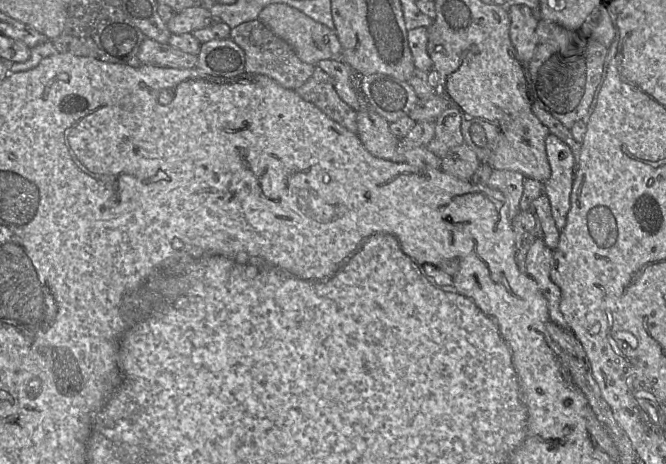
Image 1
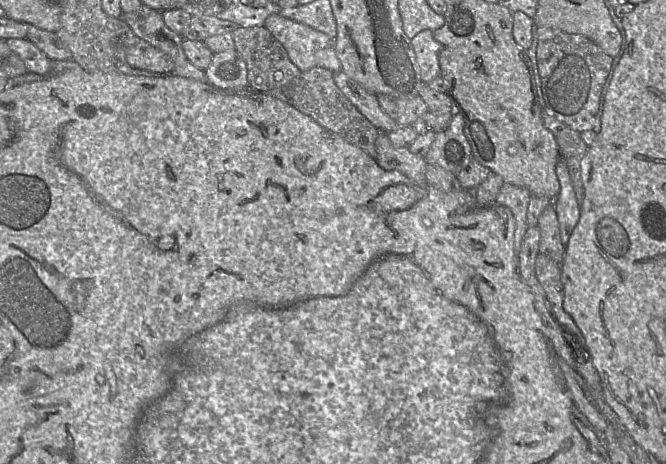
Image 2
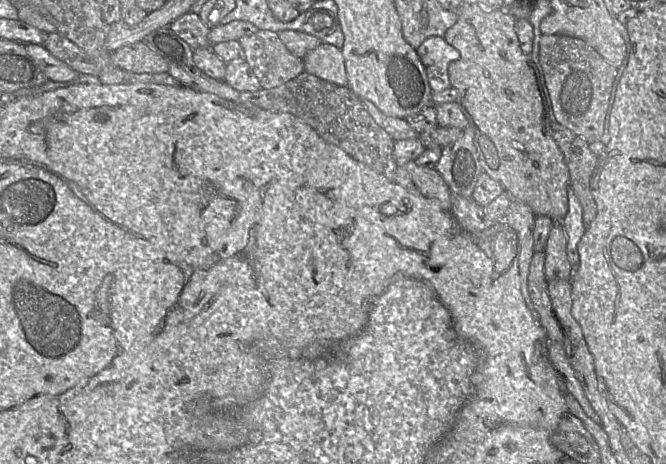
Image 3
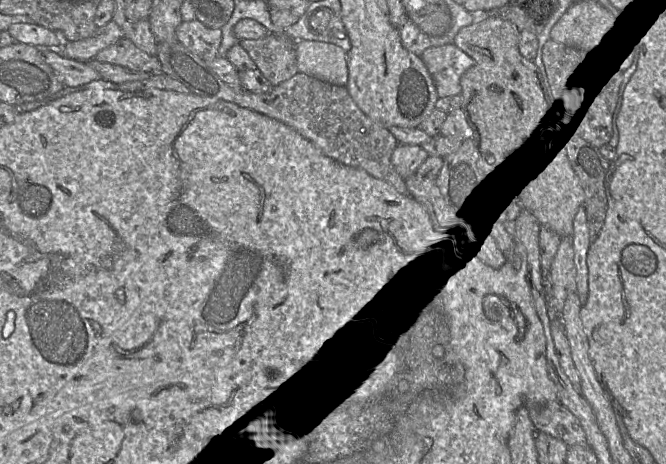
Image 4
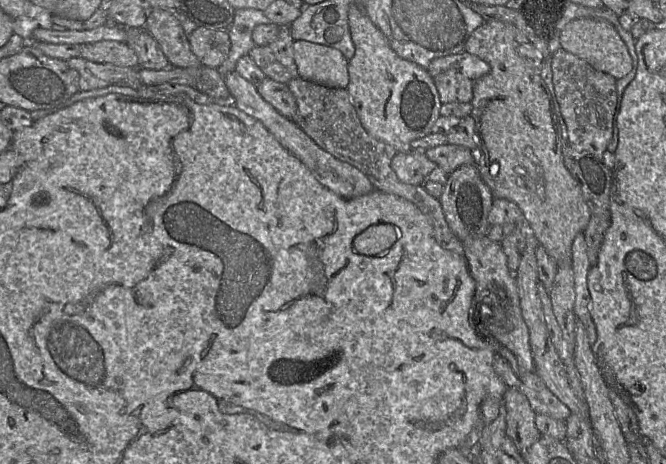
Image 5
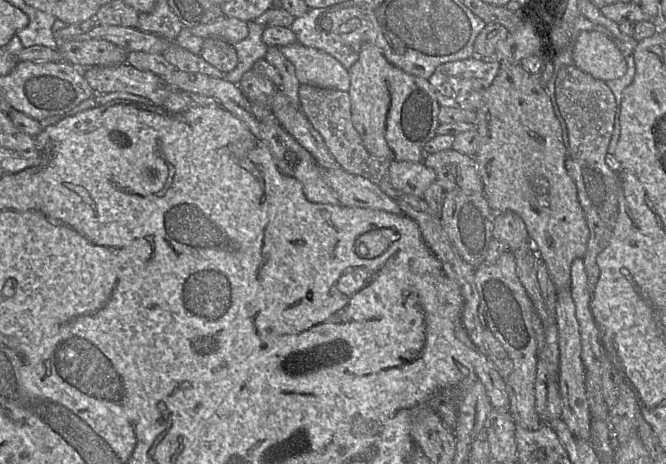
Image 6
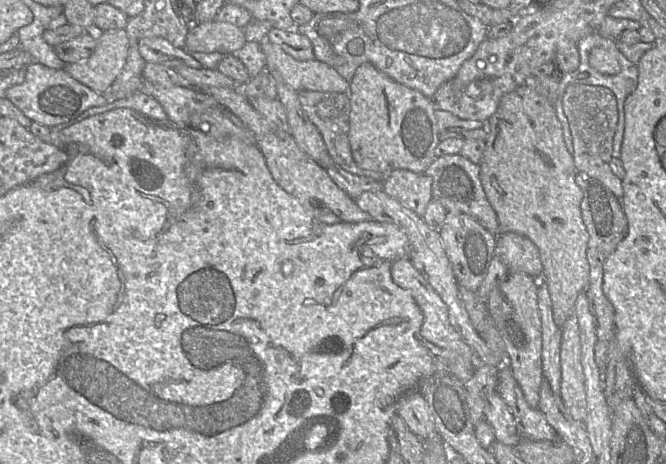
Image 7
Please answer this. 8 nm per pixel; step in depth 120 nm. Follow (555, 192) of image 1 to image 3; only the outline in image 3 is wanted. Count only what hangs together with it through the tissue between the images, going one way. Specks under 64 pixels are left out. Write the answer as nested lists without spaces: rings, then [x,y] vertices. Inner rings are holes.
[[[570,186],[568,188],[568,212],[561,224],[567,235],[567,257],[575,269],[579,264],[577,245],[585,233],[585,226],[581,203]]]

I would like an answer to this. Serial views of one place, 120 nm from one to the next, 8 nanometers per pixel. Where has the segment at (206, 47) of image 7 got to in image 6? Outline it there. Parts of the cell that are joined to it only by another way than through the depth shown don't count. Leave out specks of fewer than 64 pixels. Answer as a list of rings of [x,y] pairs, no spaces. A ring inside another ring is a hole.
[[[221,16],[213,22],[191,27],[190,30],[193,35],[203,39],[218,37],[233,45],[249,35],[247,22],[227,16]]]

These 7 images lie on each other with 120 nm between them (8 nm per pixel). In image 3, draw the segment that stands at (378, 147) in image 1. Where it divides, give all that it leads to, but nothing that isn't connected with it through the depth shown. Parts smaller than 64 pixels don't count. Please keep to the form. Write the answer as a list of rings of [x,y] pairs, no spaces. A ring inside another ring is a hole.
[[[409,161],[396,168],[395,182],[408,191],[437,200],[443,210],[451,212],[451,191],[436,169]]]

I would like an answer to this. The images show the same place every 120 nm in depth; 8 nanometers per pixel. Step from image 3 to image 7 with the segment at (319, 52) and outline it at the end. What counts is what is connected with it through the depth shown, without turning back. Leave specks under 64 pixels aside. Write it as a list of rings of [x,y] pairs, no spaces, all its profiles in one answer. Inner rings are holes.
[[[267,38],[261,42],[261,48],[266,56],[265,69],[278,71],[295,91],[349,93],[350,82],[325,62],[317,59],[299,61]]]

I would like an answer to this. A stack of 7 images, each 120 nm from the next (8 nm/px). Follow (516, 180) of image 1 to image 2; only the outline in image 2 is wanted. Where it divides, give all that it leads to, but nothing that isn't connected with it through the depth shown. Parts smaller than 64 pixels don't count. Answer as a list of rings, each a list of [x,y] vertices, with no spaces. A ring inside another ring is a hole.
[[[504,182],[496,198],[496,203],[508,207],[514,216],[517,261],[522,240],[529,227],[527,209],[531,196],[527,189]]]

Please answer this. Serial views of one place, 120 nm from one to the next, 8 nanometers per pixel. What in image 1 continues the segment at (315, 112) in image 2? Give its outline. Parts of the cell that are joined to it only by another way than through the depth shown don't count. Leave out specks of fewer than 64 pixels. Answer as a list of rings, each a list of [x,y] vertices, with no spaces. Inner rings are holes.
[[[318,65],[312,76],[294,91],[348,131],[358,133],[357,112],[339,97],[332,78]]]

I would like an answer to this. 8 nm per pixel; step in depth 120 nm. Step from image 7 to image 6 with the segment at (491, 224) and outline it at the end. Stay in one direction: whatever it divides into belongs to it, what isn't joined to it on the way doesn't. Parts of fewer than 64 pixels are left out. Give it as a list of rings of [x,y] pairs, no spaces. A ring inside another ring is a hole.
[[[450,148],[425,155],[423,163],[434,169],[436,181],[446,192],[483,193],[484,186],[474,157]]]

